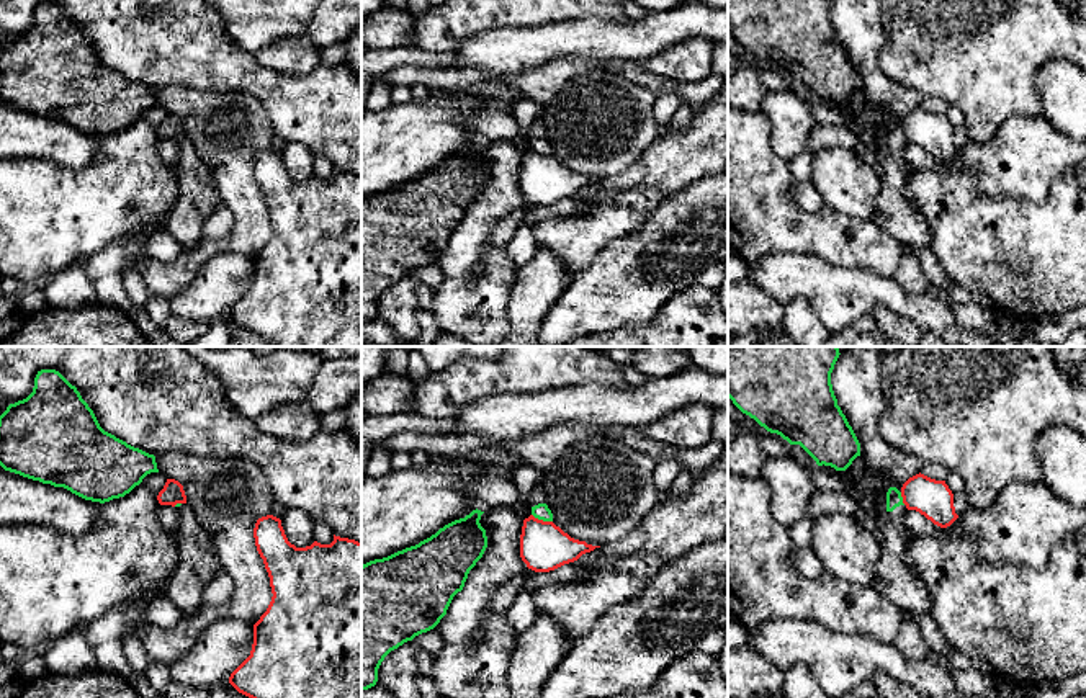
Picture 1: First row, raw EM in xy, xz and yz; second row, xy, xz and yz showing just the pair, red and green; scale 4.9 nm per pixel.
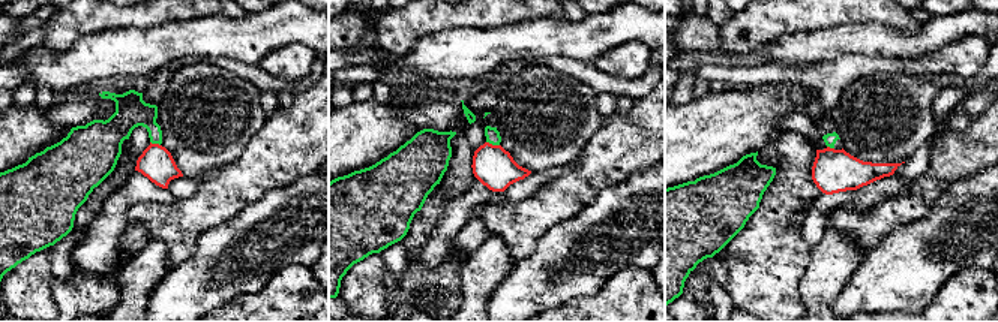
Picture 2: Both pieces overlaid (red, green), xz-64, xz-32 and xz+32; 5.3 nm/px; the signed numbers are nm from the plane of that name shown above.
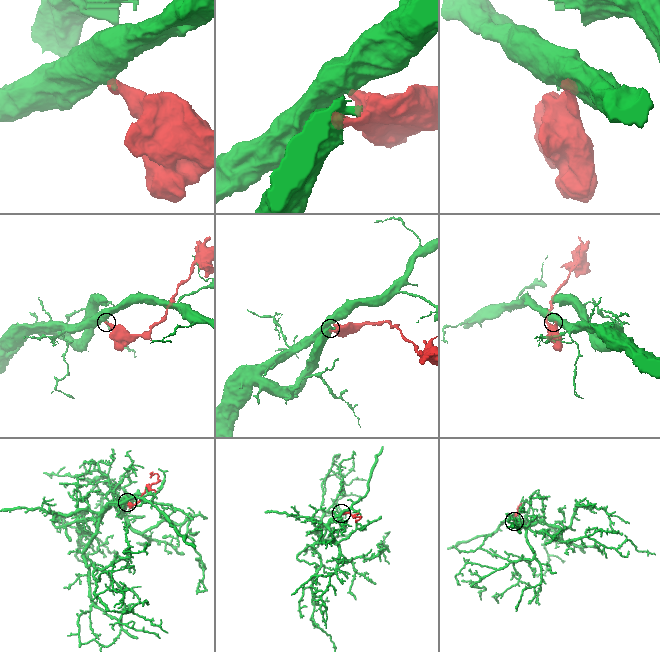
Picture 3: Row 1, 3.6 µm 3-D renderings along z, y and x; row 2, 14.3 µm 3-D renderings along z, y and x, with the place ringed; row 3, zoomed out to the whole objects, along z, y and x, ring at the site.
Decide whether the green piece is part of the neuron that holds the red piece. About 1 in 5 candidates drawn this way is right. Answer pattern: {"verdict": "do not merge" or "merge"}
{"verdict": "do not merge"}

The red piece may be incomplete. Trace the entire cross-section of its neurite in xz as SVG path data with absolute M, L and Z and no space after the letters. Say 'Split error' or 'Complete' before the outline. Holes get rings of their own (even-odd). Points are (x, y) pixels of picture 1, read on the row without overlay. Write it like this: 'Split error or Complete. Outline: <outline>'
Complete. Outline: M530 149L523 154L520 168L520 191L535 206L550 206L577 195L582 188L600 180L587 178L564 167L553 155Z

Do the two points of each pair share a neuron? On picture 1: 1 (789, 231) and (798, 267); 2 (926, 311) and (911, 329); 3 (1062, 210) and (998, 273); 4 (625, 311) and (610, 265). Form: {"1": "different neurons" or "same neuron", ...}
{"1": "different neurons", "2": "different neurons", "3": "same neuron", "4": "same neuron"}

